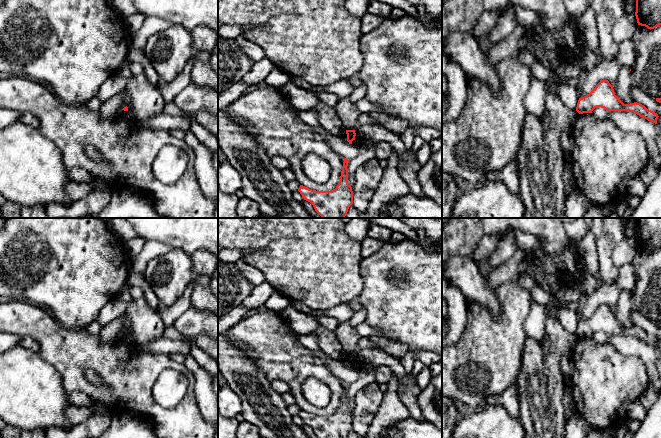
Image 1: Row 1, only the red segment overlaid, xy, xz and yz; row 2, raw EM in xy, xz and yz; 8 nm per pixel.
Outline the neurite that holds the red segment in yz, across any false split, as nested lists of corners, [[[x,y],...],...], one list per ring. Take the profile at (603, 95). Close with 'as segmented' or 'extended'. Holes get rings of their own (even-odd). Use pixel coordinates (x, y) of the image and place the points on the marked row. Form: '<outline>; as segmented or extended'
[[[608,80],[600,81],[596,87],[586,96],[579,98],[576,111],[579,114],[592,113],[592,111],[601,107],[610,111],[628,111],[633,112],[640,117],[657,124],[658,114],[648,110],[640,103],[634,102],[624,104],[616,95],[613,86]]]; as segmented

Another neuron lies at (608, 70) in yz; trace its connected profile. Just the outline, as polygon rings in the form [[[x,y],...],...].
[[[627,39],[618,44],[618,56],[614,60],[603,60],[599,66],[595,66],[588,72],[582,91],[578,93],[579,98],[589,94],[602,80],[615,81],[621,67],[632,66],[635,55],[633,39]]]

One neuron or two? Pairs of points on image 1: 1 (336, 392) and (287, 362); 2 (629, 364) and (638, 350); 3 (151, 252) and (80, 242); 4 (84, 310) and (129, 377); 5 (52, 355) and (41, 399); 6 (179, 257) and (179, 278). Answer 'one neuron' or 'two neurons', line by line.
1: one neuron
2: two neurons
3: two neurons
4: two neurons
5: two neurons
6: one neuron

